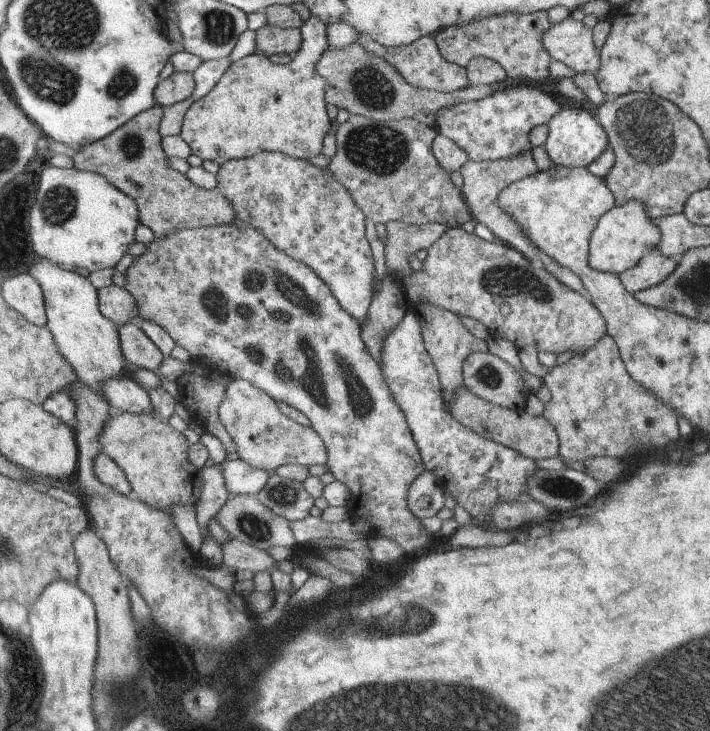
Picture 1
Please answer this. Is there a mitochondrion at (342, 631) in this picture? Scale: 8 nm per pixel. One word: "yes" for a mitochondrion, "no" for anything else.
yes

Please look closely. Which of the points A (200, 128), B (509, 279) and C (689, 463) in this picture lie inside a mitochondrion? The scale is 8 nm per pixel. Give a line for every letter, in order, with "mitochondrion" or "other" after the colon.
A: other
B: mitochondrion
C: other

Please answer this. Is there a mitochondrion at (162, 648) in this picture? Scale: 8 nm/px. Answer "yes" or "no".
no

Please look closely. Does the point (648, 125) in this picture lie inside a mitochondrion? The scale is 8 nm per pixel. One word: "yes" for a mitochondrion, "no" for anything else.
yes

